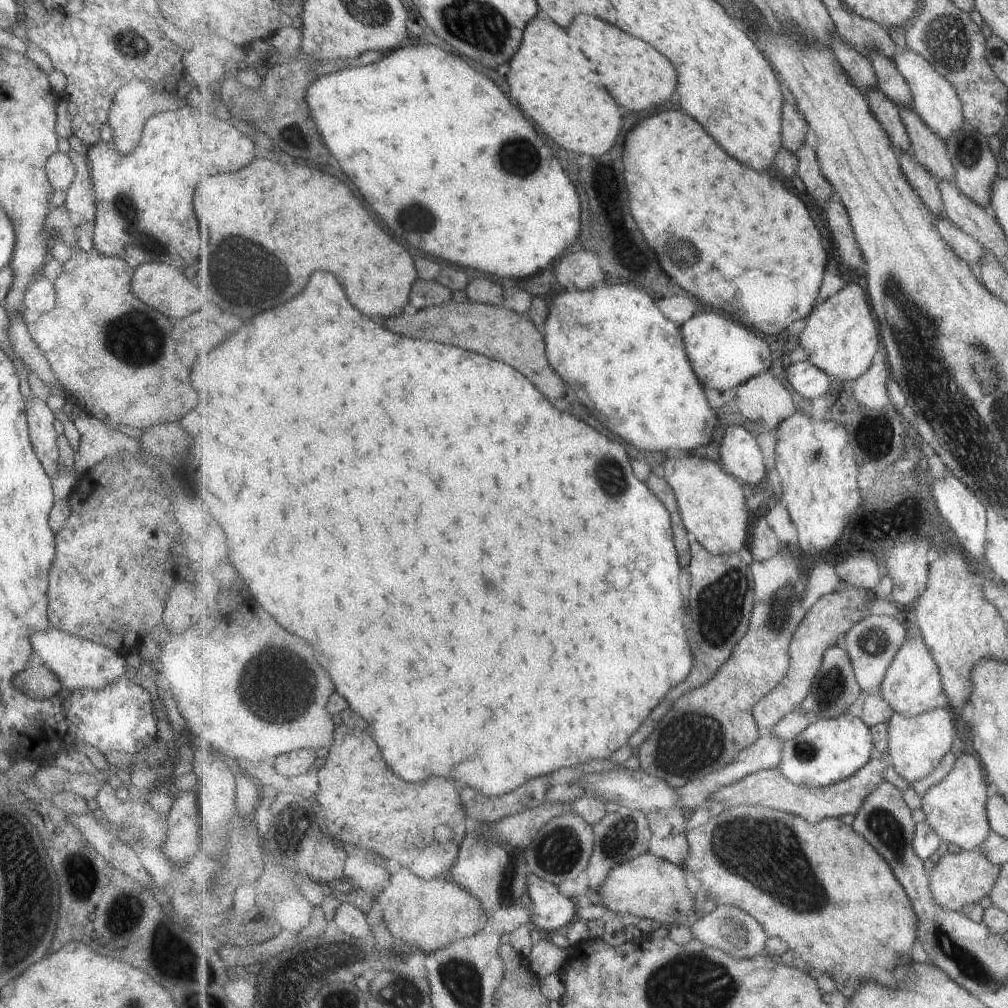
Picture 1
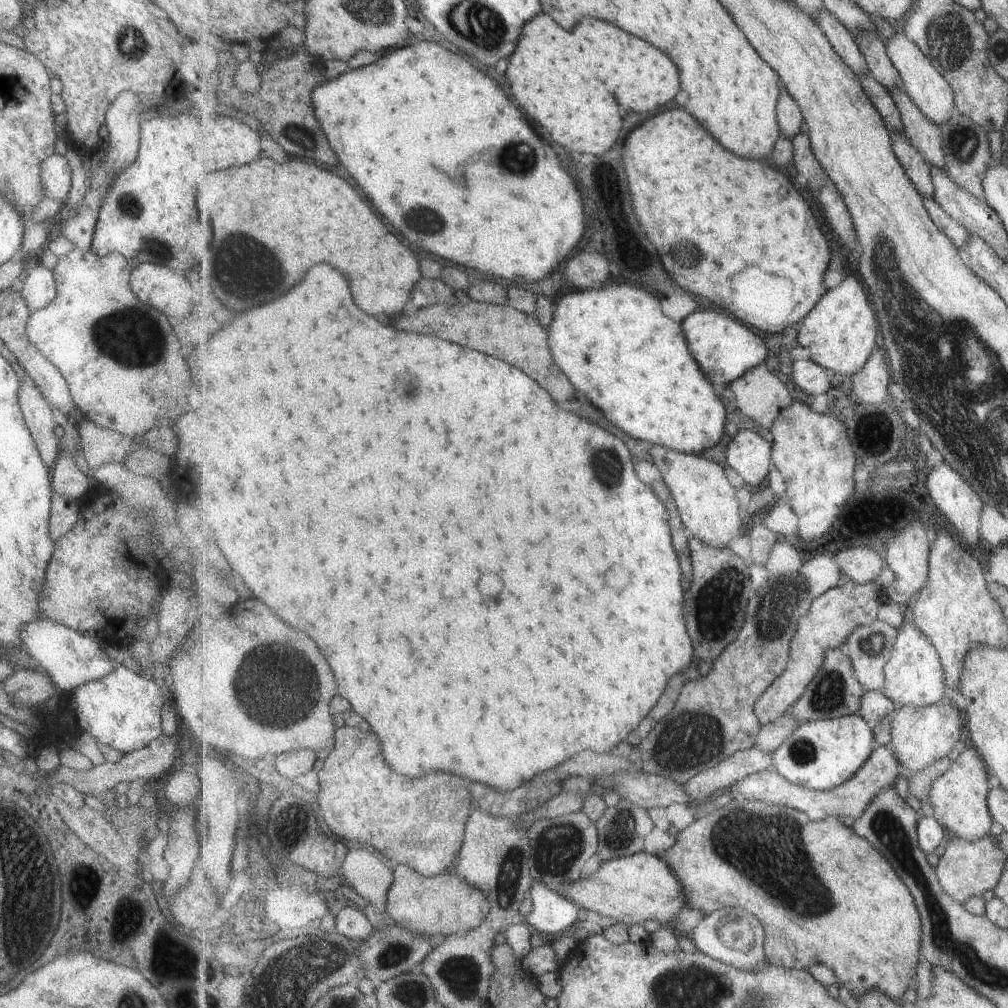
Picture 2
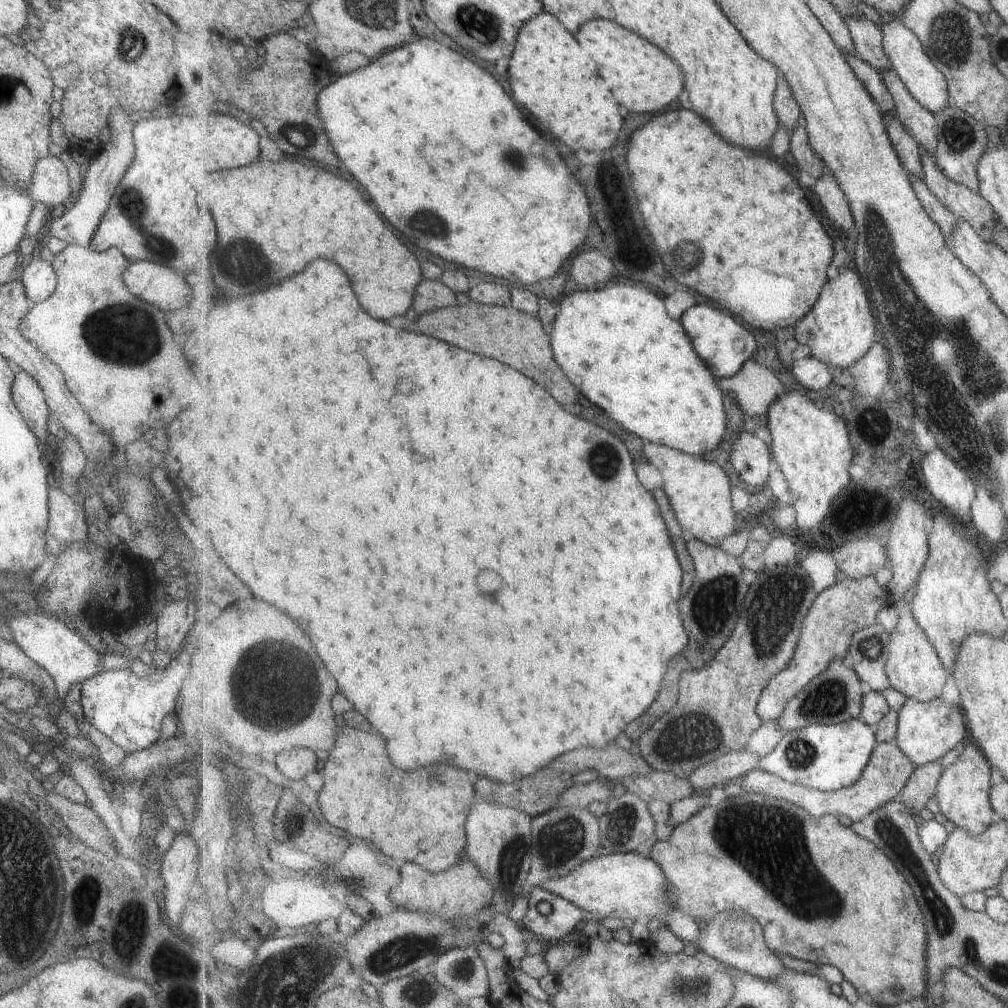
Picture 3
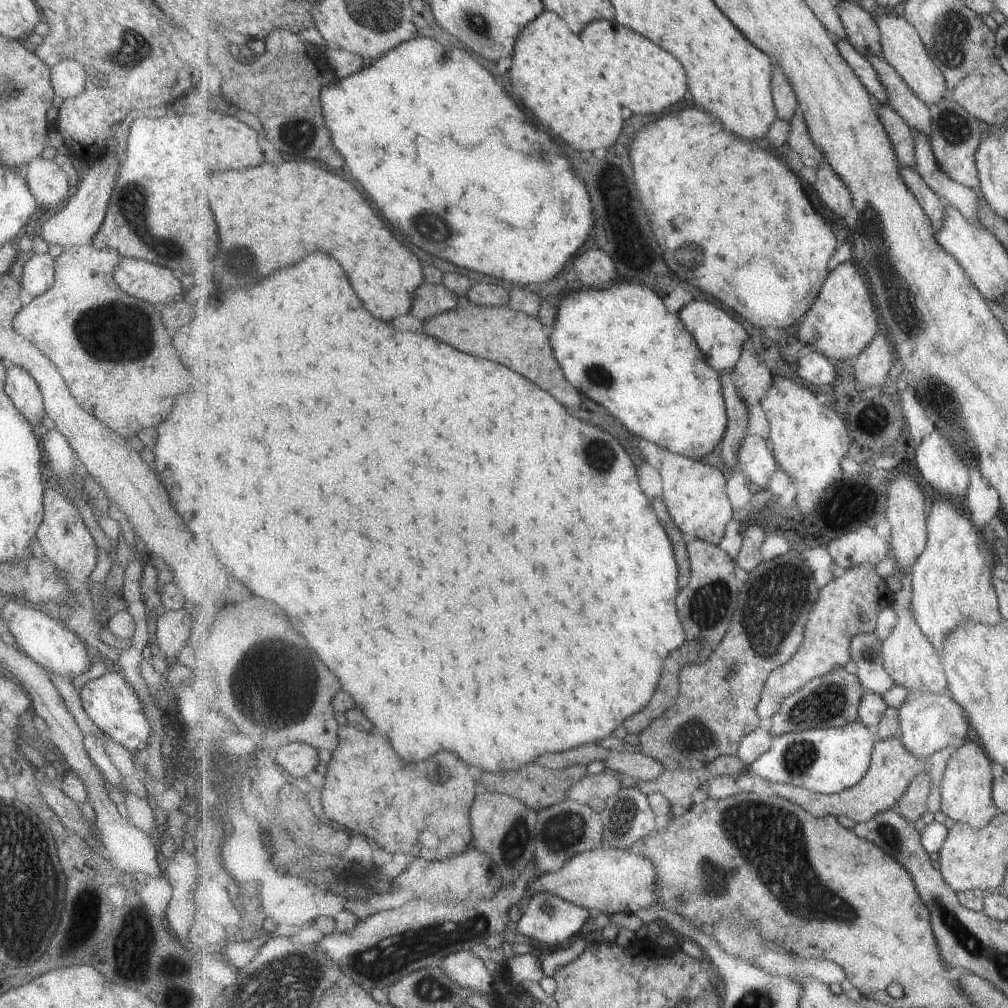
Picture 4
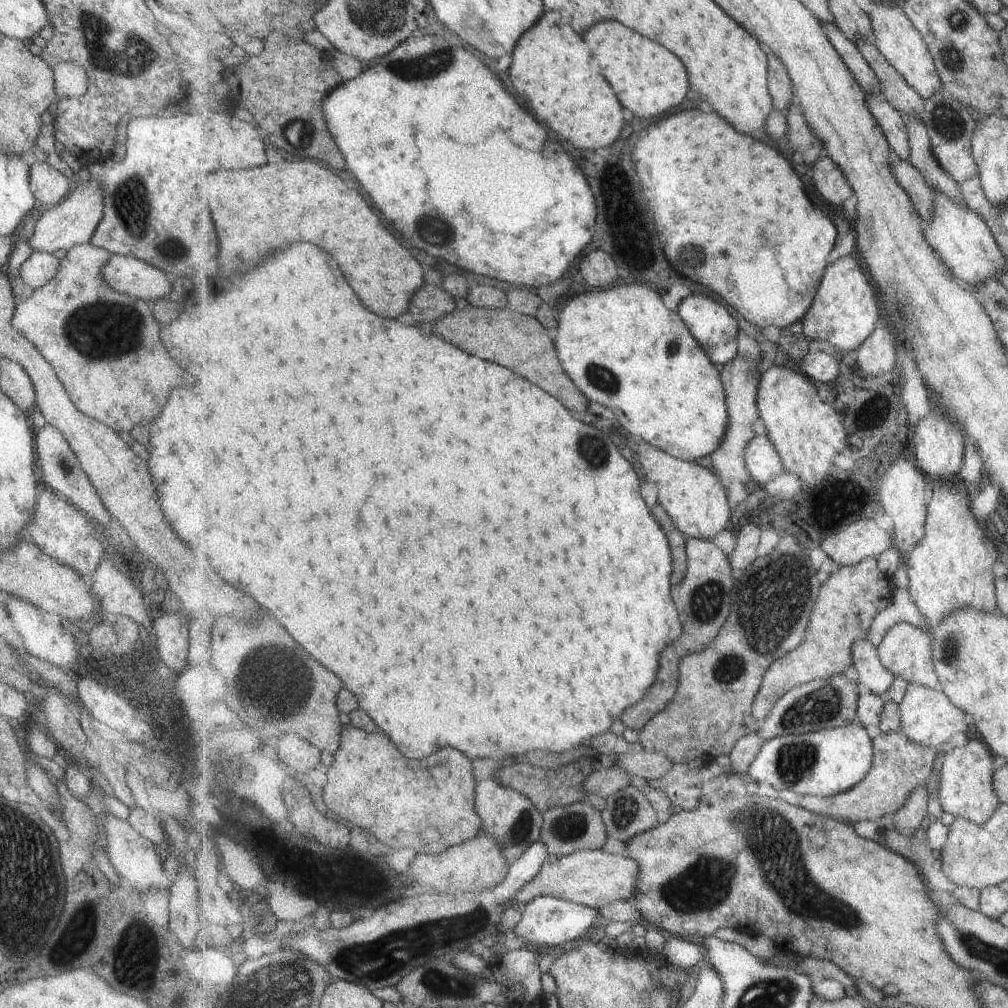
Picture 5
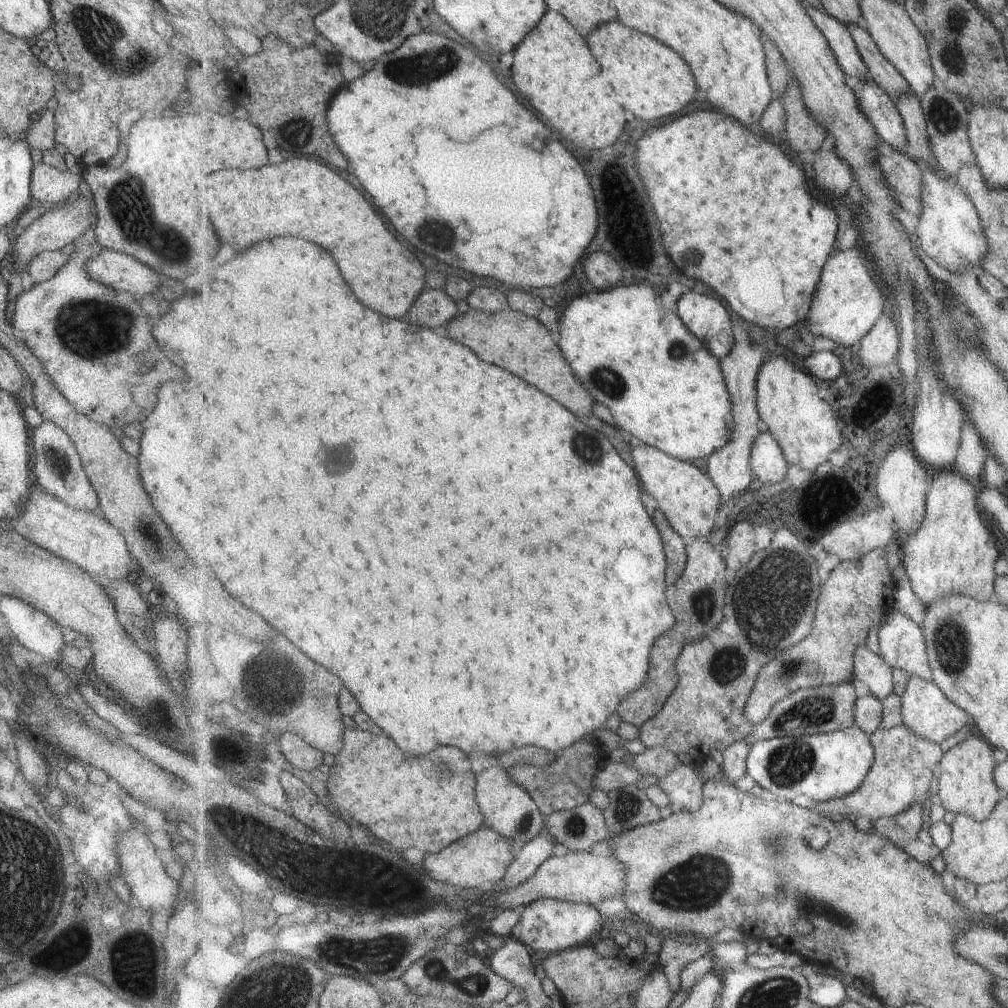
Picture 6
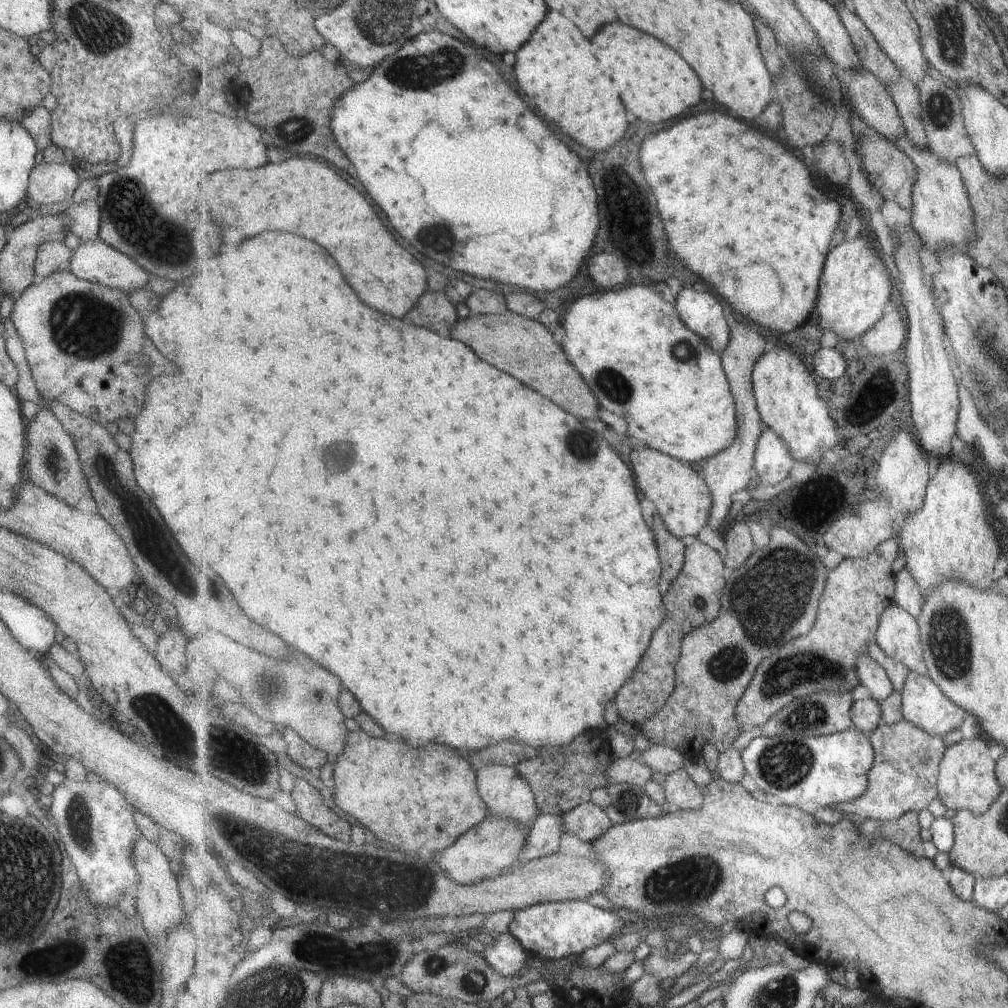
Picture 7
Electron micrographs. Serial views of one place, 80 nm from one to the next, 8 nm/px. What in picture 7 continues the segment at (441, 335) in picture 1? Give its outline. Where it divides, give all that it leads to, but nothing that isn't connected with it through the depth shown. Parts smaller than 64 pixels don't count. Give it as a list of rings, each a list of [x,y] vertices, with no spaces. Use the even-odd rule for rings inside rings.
[[[512,311],[502,315],[473,315],[460,318],[448,334],[472,347],[477,354],[481,354],[481,358],[495,364],[499,370],[513,374],[533,390],[557,402],[561,408],[569,410],[571,414],[577,414],[577,418],[599,418],[597,398],[591,394],[592,390],[589,390],[588,383],[584,381],[576,366],[569,362],[562,342],[559,342],[542,322]]]

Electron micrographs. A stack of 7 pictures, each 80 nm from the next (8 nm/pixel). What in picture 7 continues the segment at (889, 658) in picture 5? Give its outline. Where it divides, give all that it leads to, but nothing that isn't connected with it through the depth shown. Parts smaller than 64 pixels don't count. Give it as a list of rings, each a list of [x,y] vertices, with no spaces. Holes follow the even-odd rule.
[[[891,603],[880,618],[876,637],[887,656],[903,663],[910,671],[929,677],[920,623],[909,611]]]

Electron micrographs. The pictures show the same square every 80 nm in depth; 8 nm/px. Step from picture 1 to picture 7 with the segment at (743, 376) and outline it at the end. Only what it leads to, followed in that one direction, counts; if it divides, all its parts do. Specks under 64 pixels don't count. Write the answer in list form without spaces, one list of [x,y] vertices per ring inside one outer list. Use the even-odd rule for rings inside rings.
[[[683,288],[675,302],[681,320],[698,335],[705,338],[709,346],[722,354],[729,346],[732,330],[729,330],[725,310],[721,302],[695,288]]]

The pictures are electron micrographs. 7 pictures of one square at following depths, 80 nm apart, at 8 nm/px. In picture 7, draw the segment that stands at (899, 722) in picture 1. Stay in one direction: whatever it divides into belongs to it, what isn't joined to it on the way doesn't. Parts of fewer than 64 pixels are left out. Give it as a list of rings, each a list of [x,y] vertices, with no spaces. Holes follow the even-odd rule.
[[[910,671],[901,693],[904,718],[937,737],[943,738],[947,732],[959,730],[970,714],[968,710],[957,706],[957,703],[954,703],[931,677],[924,677],[913,671]]]

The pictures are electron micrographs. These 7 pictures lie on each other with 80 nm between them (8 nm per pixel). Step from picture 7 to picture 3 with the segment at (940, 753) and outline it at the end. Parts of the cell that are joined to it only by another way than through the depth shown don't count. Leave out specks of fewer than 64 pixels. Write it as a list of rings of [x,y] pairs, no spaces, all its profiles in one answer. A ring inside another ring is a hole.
[[[879,743],[873,751],[872,758],[862,776],[852,785],[841,790],[833,792],[811,790],[809,787],[805,788],[803,785],[787,782],[785,779],[761,769],[755,769],[747,773],[735,786],[738,790],[745,790],[747,793],[757,792],[757,794],[765,794],[765,796],[771,796],[771,798],[779,798],[779,800],[789,800],[789,802],[805,808],[815,818],[821,818],[825,814],[845,815],[849,816],[849,819],[854,823],[862,821],[869,813],[872,813],[873,810],[878,809],[878,806],[884,805],[887,801],[899,798],[899,794],[907,786],[912,774],[916,772],[916,768],[913,761],[897,744]]]

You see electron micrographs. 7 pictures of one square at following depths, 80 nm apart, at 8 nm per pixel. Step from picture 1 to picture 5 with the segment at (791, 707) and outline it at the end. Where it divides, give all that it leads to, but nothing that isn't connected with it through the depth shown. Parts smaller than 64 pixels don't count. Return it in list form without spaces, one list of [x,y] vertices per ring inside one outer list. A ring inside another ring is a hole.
[[[875,557],[859,564],[841,567],[833,573],[831,580],[821,586],[821,598],[817,600],[809,624],[809,638],[795,652],[776,660],[764,674],[760,693],[753,703],[753,714],[764,721],[777,701],[790,690],[813,682],[825,680],[843,673],[854,664],[852,646],[869,636],[875,617],[894,601],[894,584],[891,576],[879,570]]]

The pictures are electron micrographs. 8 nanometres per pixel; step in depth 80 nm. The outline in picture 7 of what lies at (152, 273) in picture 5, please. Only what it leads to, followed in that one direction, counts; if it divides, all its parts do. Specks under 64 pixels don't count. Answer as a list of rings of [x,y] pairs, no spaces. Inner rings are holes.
[[[97,239],[93,241],[81,241],[76,250],[72,251],[69,262],[66,264],[67,271],[78,279],[97,283],[106,287],[115,287],[130,294],[135,289],[144,288],[149,273],[141,268],[134,260],[127,255],[107,246],[103,241]]]

